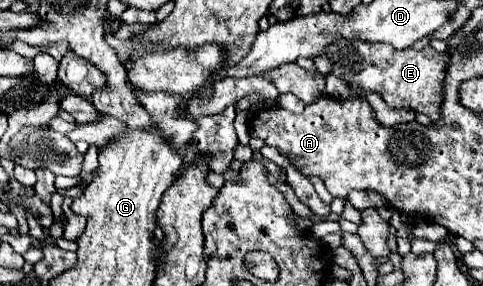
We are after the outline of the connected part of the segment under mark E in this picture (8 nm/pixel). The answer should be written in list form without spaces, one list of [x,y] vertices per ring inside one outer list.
[[[337,41],[329,47],[327,55],[333,61],[333,75],[343,83],[355,83],[367,91],[377,91],[387,105],[395,109],[411,109],[425,113],[431,121],[439,121],[439,109],[443,101],[443,77],[449,63],[447,53],[437,53],[433,47],[421,51],[395,49],[387,43],[363,43],[363,41]]]

